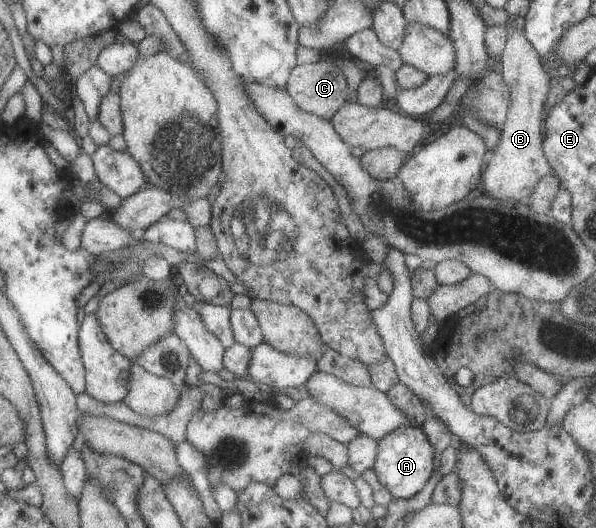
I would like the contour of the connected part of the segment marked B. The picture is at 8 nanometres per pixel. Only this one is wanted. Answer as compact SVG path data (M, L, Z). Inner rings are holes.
M508 22L504 30L506 31L506 39L501 58L498 60L500 64L498 71L506 87L510 90L510 106L508 106L504 124L502 124L500 128L498 142L496 142L496 146L492 148L491 153L488 151L488 155L485 158L485 167L482 172L481 183L482 186L484 186L483 190L485 194L488 194L488 196L494 198L494 200L516 200L516 202L525 202L534 191L534 186L536 186L538 180L541 180L542 176L553 174L541 146L543 142L542 127L546 114L543 105L546 94L548 94L550 78L547 76L538 54L536 54L534 48L532 48L530 42L526 40L523 30L509 27Z

